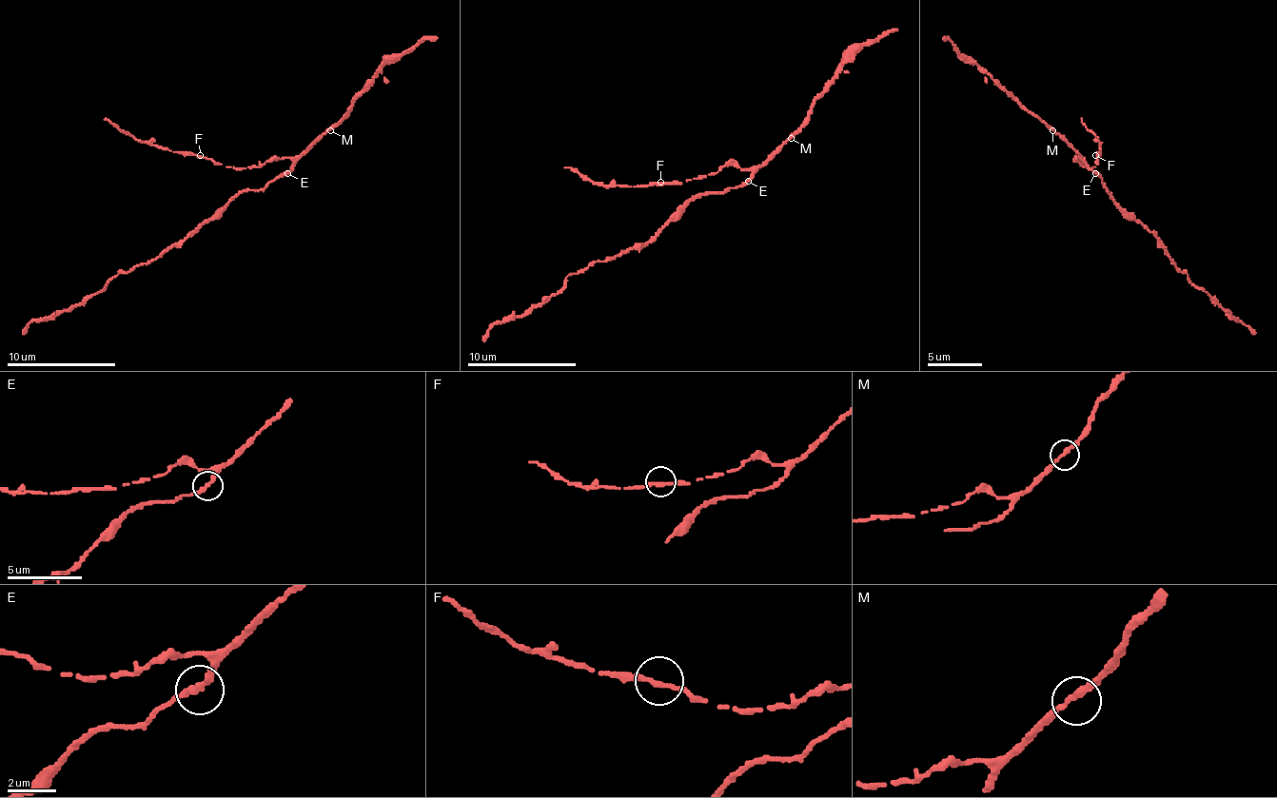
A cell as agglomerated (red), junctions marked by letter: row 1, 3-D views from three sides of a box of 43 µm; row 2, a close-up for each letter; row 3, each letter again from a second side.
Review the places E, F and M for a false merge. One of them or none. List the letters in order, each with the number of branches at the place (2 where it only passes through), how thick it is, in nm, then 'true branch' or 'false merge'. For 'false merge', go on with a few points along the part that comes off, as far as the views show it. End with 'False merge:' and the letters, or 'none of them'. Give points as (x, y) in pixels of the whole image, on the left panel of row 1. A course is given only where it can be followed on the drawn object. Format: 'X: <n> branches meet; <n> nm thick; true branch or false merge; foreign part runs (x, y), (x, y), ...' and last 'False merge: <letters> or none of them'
E: 2 branches meet; 280 nm thick; true branch
F: 2 branches meet; 240 nm thick; true branch
M: 2 branches meet; 280 nm thick; true branch
False merge: none of them

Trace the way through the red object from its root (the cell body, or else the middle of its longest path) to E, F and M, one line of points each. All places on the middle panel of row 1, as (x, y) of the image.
E: (700, 195), (703, 192), (725, 192), (731, 187), (747, 182)
F: (700, 195), (725, 192), (741, 184), (753, 171), (725, 165), (715, 173), (687, 182), (660, 182)
M: (700, 195), (703, 192), (725, 192), (731, 187), (741, 184), (791, 138)

